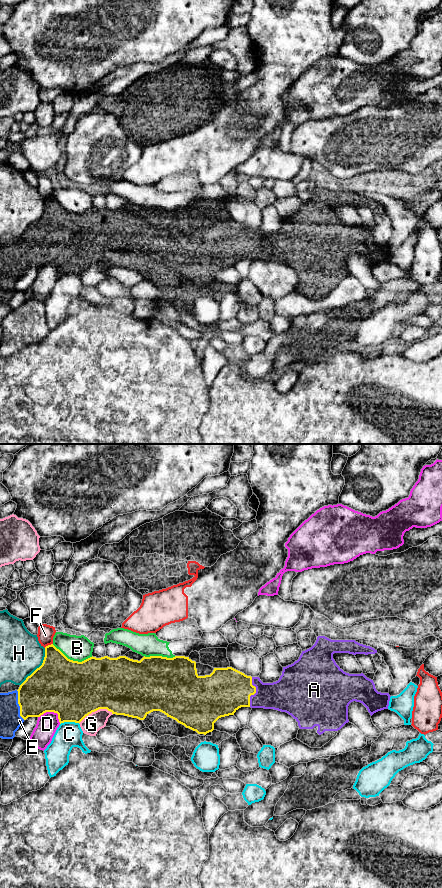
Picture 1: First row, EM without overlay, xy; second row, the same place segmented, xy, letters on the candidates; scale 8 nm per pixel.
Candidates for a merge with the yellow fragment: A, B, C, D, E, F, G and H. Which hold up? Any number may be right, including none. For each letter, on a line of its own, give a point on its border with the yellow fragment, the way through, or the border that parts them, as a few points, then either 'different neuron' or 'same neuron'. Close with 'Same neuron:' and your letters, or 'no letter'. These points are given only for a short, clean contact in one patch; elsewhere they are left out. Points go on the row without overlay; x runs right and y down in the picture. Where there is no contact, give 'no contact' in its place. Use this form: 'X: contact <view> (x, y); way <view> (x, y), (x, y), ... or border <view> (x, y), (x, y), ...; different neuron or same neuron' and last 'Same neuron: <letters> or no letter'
A: contact xy (255, 244); way xy (225, 242), (255, 244), (259, 247), (286, 247); same neuron
B: contact xy (72, 212); different neuron
C: contact xy (69, 273); different neuron
D: contact xy (52, 263); different neuron
E: contact xy (19, 257); same neuron
F: contact xy (48, 197); different neuron
G: contact xy (95, 262); different neuron
H: contact xy (39, 219); different neuron
Same neuron: A, E

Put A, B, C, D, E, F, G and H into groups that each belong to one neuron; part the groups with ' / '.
A E / B / C / D / F / G / H

